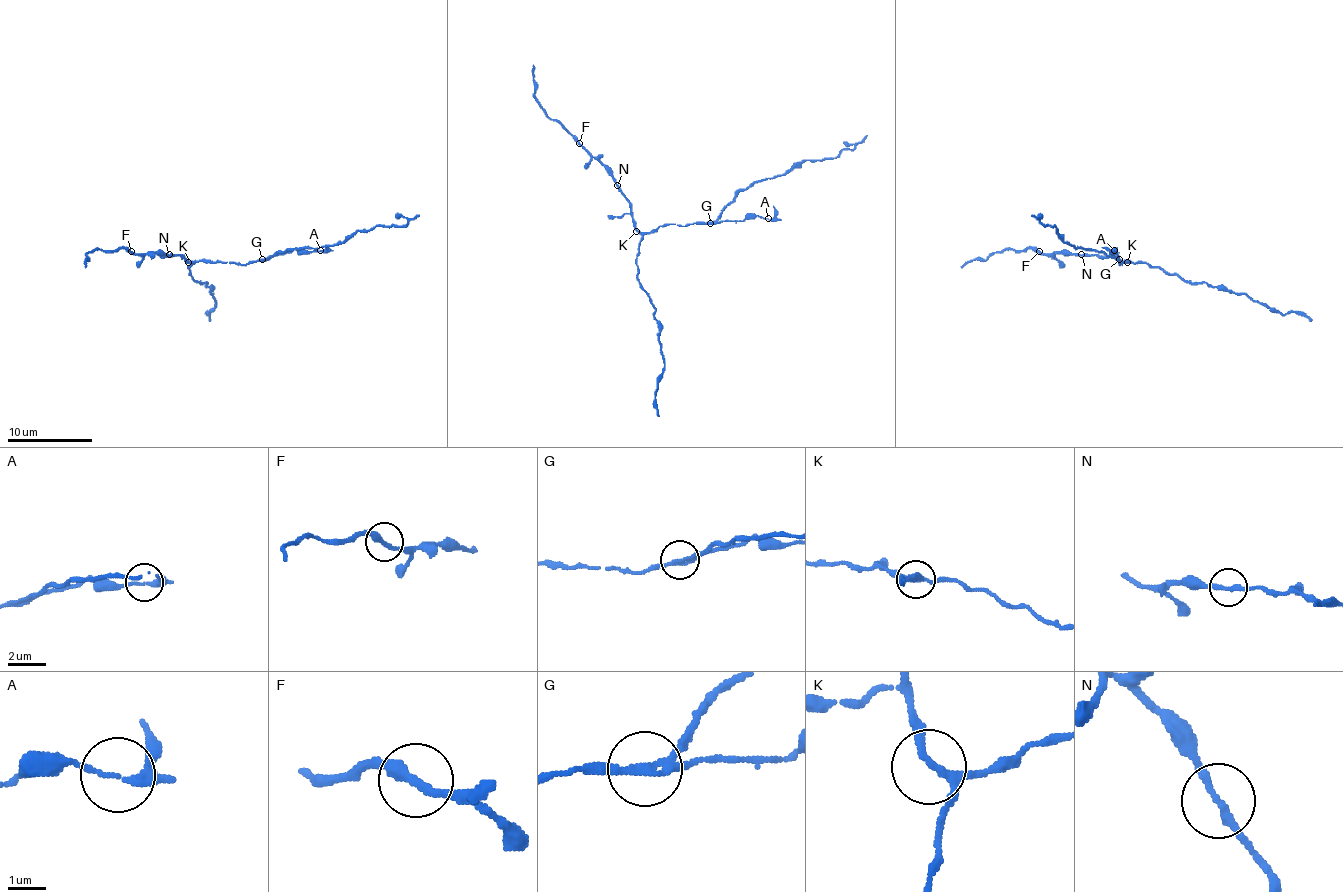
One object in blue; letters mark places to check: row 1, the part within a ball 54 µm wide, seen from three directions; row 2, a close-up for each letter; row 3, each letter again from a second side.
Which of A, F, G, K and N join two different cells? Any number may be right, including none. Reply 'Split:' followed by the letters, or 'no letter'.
Split: G

